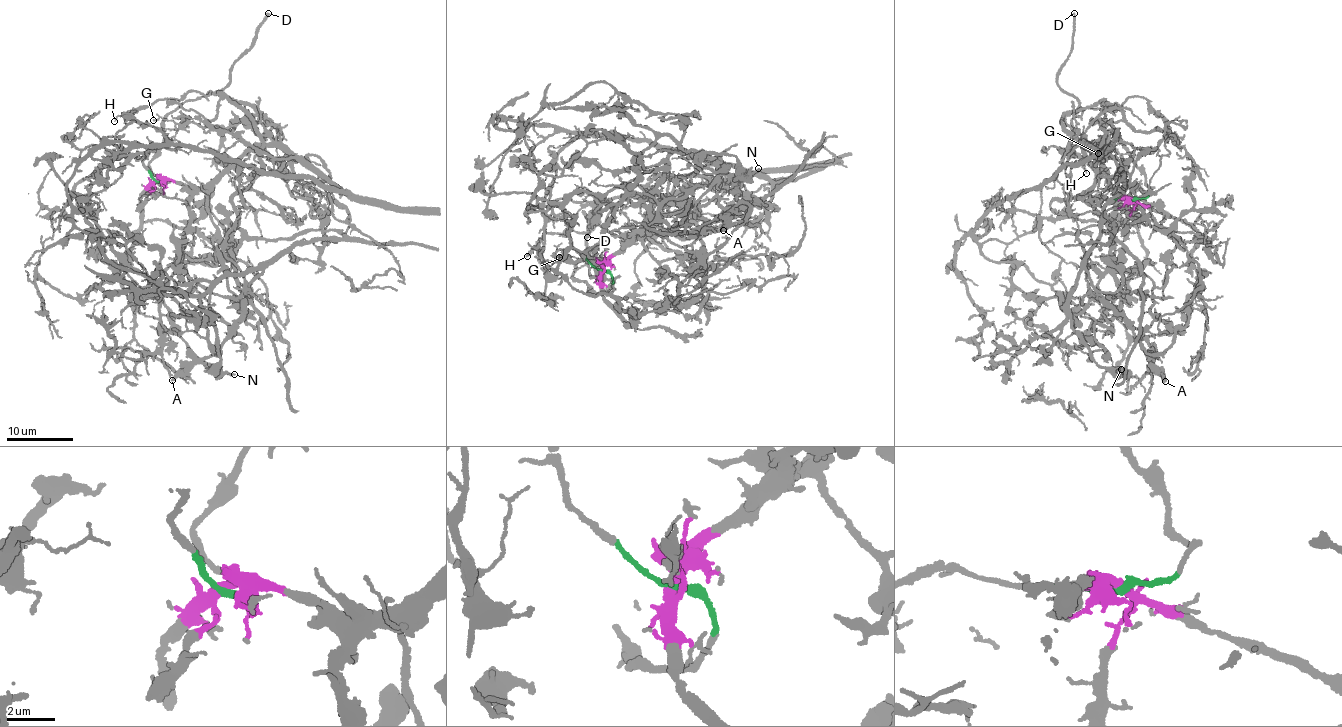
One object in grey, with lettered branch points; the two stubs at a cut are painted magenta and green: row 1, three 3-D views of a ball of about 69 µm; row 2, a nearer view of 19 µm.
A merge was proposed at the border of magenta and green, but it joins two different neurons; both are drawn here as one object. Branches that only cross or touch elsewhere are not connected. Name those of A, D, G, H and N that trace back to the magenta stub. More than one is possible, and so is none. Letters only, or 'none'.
A, G, N

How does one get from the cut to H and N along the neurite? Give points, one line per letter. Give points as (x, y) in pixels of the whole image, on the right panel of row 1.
H: (1132, 200), (1143, 197), (1152, 188), (1101, 110), (1088, 107), (1071, 119), (1075, 132), (1068, 142), (1086, 172)
N: (1132, 200), (1124, 196), (1115, 208), (1107, 270), (1095, 297), (1075, 314), (1062, 309), (1091, 360), (1121, 369)

